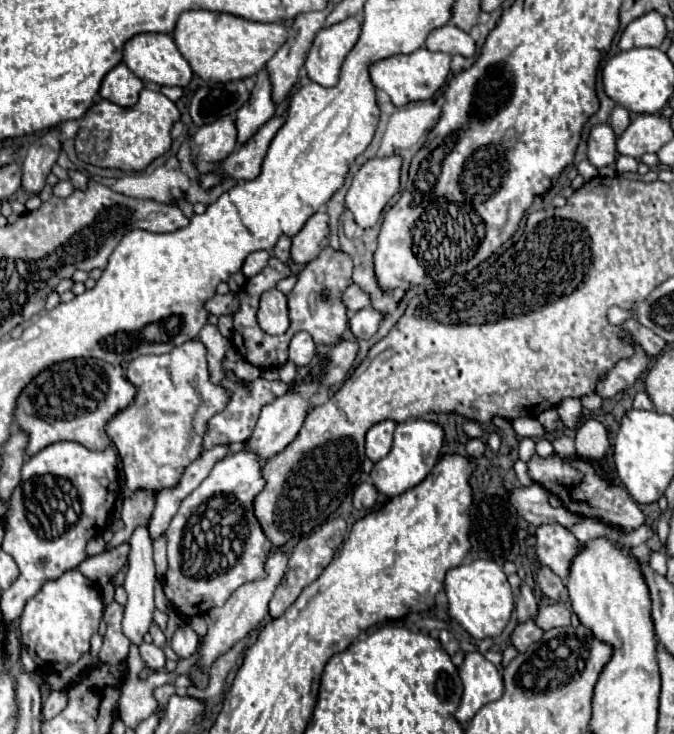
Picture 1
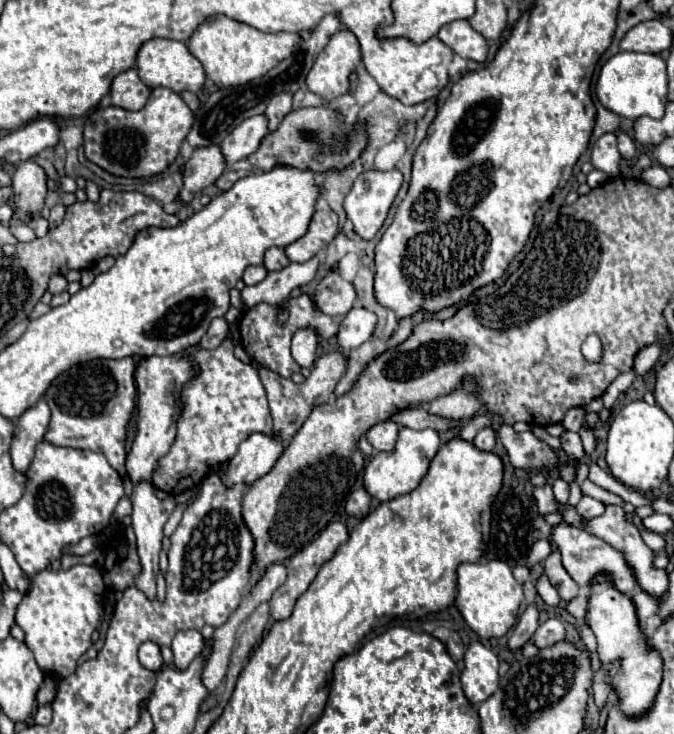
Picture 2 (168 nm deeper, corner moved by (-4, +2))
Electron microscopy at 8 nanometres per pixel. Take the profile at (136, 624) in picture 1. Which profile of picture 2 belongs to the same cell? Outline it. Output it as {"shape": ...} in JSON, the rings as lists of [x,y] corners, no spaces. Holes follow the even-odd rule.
{"shape":[[[146,480],[138,482],[132,490],[132,528],[136,532],[136,544],[138,544],[138,556],[142,562],[142,572],[136,578],[136,586],[146,592],[148,598],[156,596],[156,574],[158,574],[158,556],[160,556],[160,548],[162,548],[162,528],[166,524],[166,520],[170,518],[172,510],[176,508],[176,500],[172,496],[166,498],[158,498],[154,494],[154,486]]]}

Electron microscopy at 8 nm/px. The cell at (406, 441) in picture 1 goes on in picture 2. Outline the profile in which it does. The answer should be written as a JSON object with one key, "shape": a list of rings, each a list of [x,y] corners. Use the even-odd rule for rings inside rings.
{"shape":[[[400,428],[398,442],[396,442],[392,454],[378,452],[370,458],[368,466],[364,468],[364,488],[366,488],[366,492],[372,498],[376,498],[378,502],[388,502],[396,496],[412,492],[420,484],[424,474],[428,472],[430,460],[434,458],[438,448],[440,448],[440,438],[438,438],[436,430],[430,430],[430,428],[426,428],[426,430]]]}

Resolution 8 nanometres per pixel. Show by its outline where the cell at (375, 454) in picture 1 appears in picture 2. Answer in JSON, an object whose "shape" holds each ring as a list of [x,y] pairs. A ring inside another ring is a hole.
{"shape":[[[378,422],[376,426],[372,426],[368,432],[366,432],[366,438],[368,442],[374,446],[376,452],[382,452],[382,450],[390,450],[394,448],[396,444],[396,438],[398,438],[398,424],[394,422]]]}

